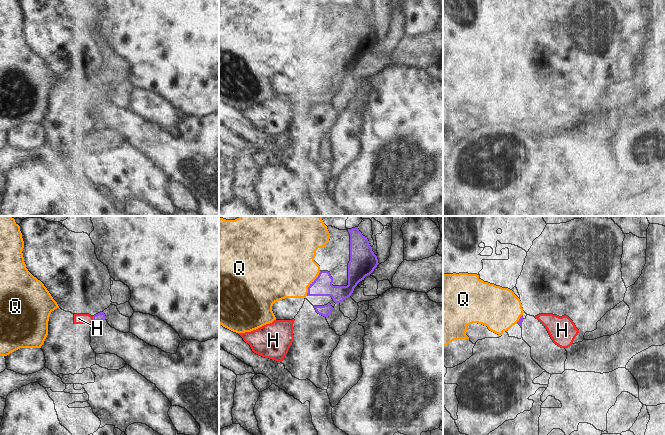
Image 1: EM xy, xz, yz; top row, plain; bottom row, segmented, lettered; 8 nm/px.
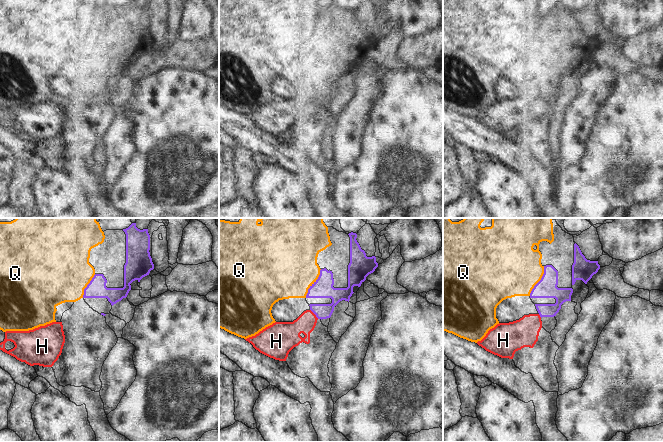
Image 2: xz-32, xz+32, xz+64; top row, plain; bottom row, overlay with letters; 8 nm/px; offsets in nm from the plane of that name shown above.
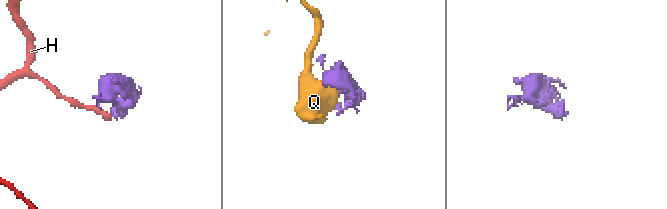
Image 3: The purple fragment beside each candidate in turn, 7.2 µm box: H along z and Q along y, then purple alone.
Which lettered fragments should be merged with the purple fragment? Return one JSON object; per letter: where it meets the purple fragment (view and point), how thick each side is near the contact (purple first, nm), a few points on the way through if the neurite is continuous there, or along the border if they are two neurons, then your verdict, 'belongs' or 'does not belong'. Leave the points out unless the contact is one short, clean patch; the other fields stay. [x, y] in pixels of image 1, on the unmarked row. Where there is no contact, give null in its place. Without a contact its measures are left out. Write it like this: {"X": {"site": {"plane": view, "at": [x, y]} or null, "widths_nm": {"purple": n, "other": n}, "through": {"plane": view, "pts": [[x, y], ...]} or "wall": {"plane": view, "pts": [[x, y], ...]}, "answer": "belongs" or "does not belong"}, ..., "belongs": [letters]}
{"H": {"site": {"plane": "xy", "at": [93, 95]}, "widths_nm": {"purple": 70, "other": 80}, "wall": {"plane": "xy", "pts": [[92, 92], [93, 97]]}, "answer": "does not belong"}, "Q": {"site": {"plane": "xz", "at": [312, 59]}, "widths_nm": {"purple": 160, "other": 480}, "wall": {"plane": "xz", "pts": [[320, 47], [308, 63], [306, 71]]}, "answer": "does not belong"}, "belongs": []}

